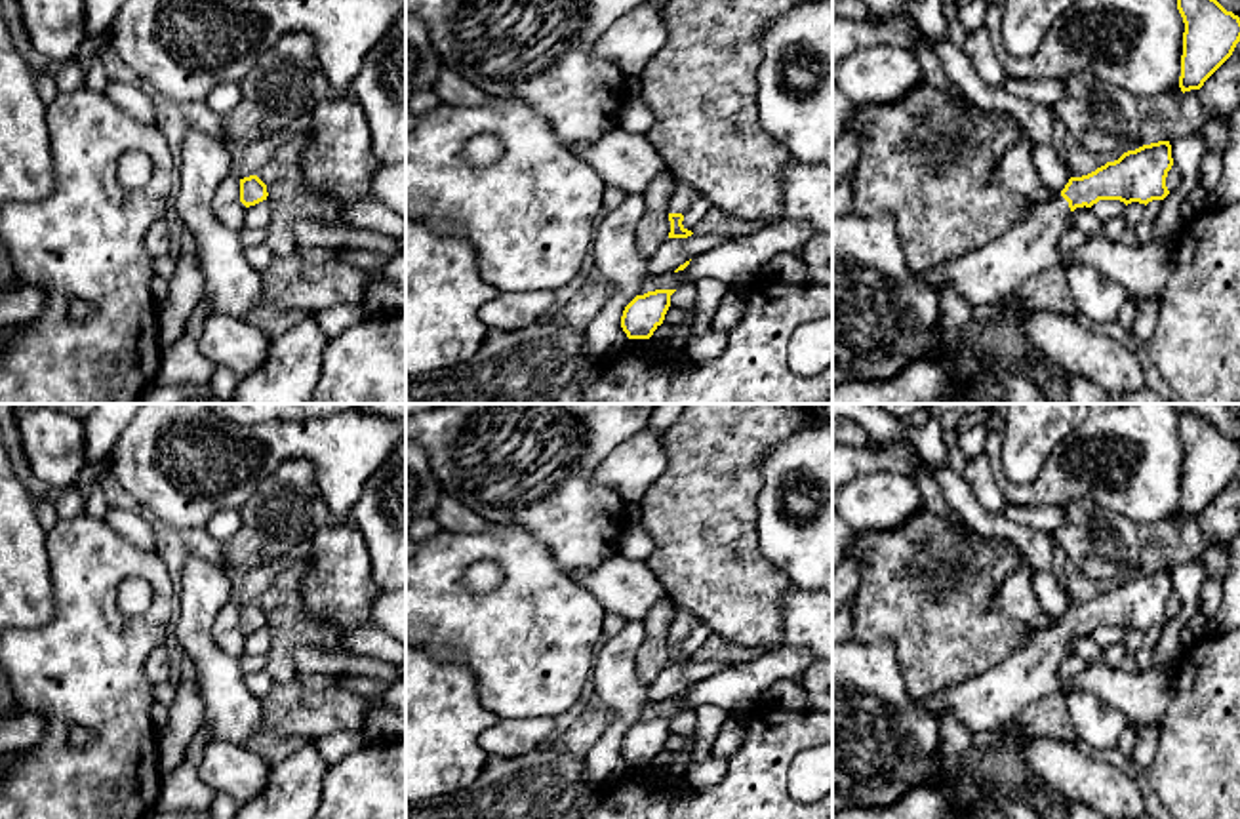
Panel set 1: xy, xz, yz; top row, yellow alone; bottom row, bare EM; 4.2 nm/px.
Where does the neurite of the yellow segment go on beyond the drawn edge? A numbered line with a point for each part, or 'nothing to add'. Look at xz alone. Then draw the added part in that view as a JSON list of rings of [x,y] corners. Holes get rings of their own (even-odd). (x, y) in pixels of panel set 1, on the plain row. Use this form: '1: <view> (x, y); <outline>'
1: xz (682, 621); [[[676,608],[670,617],[670,629],[669,629],[669,640],[686,640],[691,632],[691,629],[701,619],[686,609]]]

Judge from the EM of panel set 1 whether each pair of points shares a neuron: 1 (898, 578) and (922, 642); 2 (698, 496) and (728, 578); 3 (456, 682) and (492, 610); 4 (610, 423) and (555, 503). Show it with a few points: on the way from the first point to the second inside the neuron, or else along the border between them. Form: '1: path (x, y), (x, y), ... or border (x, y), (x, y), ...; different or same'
1: path (913, 593), (922, 602), (922, 627); same
2: path (703, 517), (707, 557); same
3: border (425, 648), (442, 659), (463, 661), (484, 705); different
4: path (593, 442), (583, 454), (583, 469), (568, 484); same

